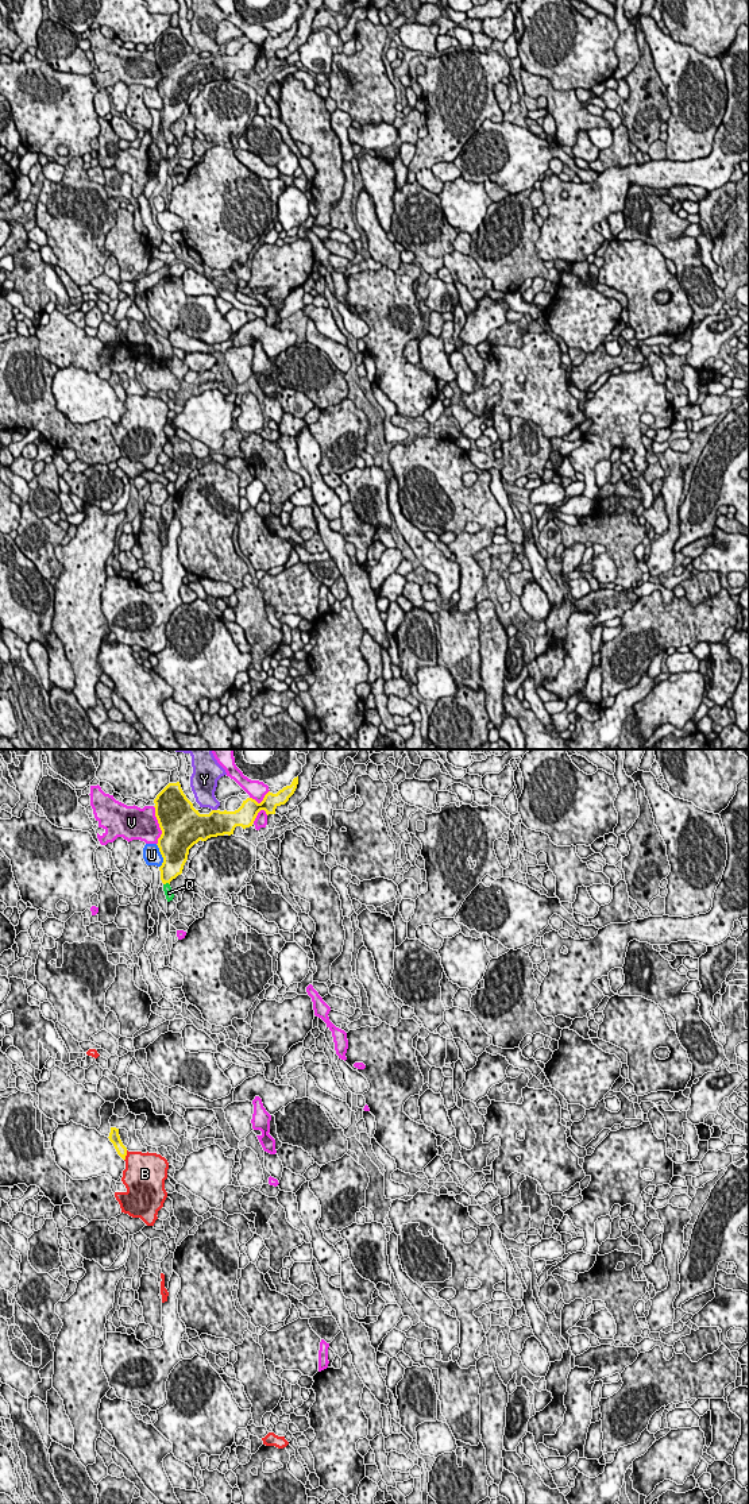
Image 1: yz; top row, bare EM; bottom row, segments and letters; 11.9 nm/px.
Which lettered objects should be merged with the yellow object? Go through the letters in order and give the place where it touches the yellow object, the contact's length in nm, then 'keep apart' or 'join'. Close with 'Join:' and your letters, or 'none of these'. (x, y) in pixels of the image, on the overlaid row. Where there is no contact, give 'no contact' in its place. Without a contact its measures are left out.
B: contact yz (126, 1155); length 130 nm; keep apart
Q: contact yz (166, 882); length 80 nm; join
U: contact yz (162, 856); length 300 nm; keep apart
V: contact yz (159, 825); length 460 nm; keep apart
Y: contact yz (215, 810); length 70 nm; keep apart
Join: Q

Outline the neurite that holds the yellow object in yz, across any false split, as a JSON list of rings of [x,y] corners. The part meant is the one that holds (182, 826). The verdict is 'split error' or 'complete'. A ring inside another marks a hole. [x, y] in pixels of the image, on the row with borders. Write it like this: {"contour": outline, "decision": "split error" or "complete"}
{"contour": [[[298,776],[277,794],[269,791],[260,803],[247,798],[235,811],[212,810],[209,814],[200,814],[184,794],[179,782],[169,783],[154,799],[155,817],[162,830],[157,845],[163,857],[159,871],[167,902],[174,898],[170,882],[182,874],[194,844],[211,837],[231,836],[236,826],[252,826],[260,810],[267,815],[275,814],[275,809],[294,794],[297,784]]], "decision": "split error"}

